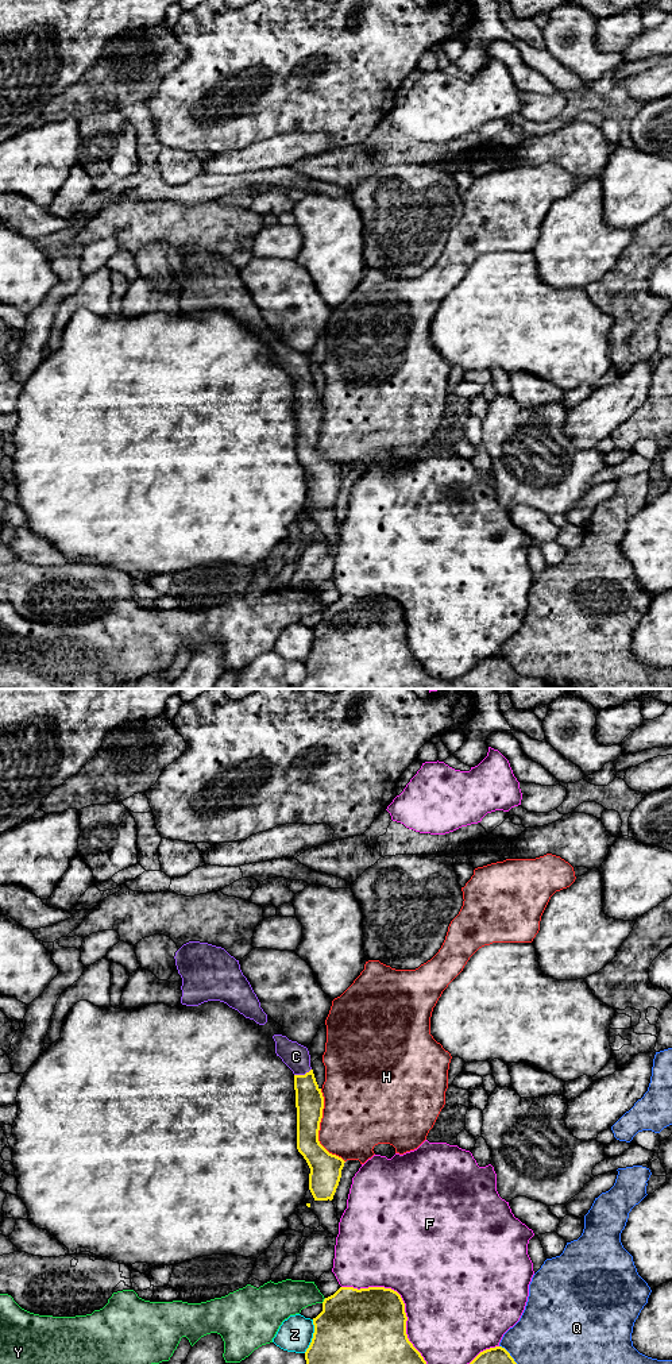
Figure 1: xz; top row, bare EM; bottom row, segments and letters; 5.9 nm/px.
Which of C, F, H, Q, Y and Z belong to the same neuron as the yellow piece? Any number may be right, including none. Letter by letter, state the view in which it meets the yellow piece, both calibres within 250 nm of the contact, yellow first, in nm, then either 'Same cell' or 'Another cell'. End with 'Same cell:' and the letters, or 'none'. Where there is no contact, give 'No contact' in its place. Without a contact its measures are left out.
C: Touches yellow in xz. Thickness 170 nm (yellow) against 160 nm. Same cell
F: Touches yellow in xz. Thickness 440 nm (yellow) against 500 nm. Another cell
H: Touches yellow in xz. Thickness 190 nm (yellow) against 420 nm. Another cell
Q: Touches yellow in xz. Thickness 110 nm (yellow) against 360 nm. Another cell
Y: Touches yellow in xz. Thickness 440 nm (yellow) against 220 nm. Another cell
Z: Touches yellow in xz. Thickness 440 nm (yellow) against 200 nm. Another cell
Same cell: C

